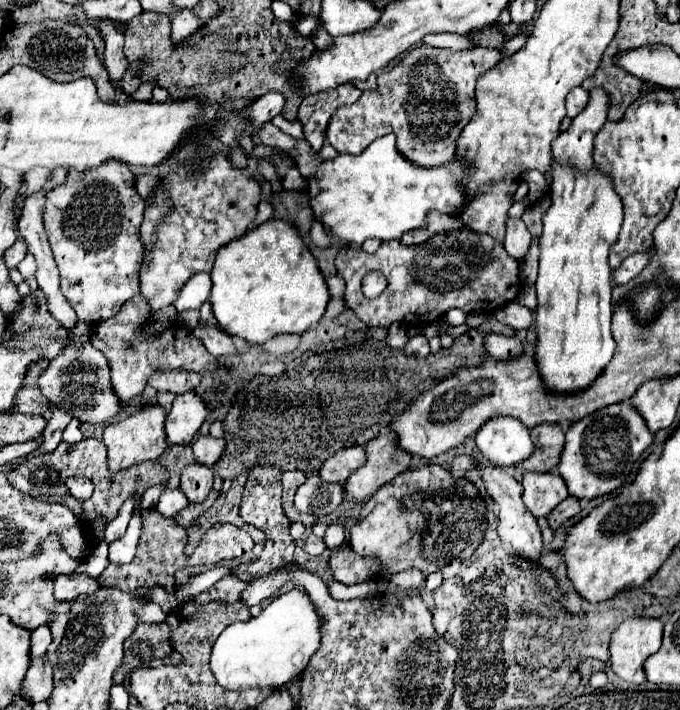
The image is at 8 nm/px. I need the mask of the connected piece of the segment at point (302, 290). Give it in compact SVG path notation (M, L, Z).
M268 220L218 250L212 270L212 310L218 326L252 344L264 344L276 334L302 334L314 326L330 300L330 290L304 244L300 230L290 220Z

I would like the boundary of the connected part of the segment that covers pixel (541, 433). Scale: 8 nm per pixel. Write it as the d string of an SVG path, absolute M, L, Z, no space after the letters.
M538 424L530 430L532 442L534 442L534 454L516 466L516 480L522 478L524 472L550 472L554 466L558 466L562 444L564 444L564 432L560 424Z

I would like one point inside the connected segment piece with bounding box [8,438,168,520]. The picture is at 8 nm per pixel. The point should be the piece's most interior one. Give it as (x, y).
(43, 477)

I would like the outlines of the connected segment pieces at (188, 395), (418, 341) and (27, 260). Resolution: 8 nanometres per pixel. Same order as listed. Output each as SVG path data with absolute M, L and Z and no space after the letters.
M194 390L178 394L174 398L172 410L166 416L168 442L170 444L188 444L208 414L210 414L208 404Z
M416 334L408 340L406 344L406 354L408 356L428 356L430 348L428 348L428 338L424 334Z
M28 252L28 254L24 256L24 260L18 264L18 270L20 270L20 274L22 274L24 278L34 276L34 272L36 272L36 262L34 262L32 252Z

